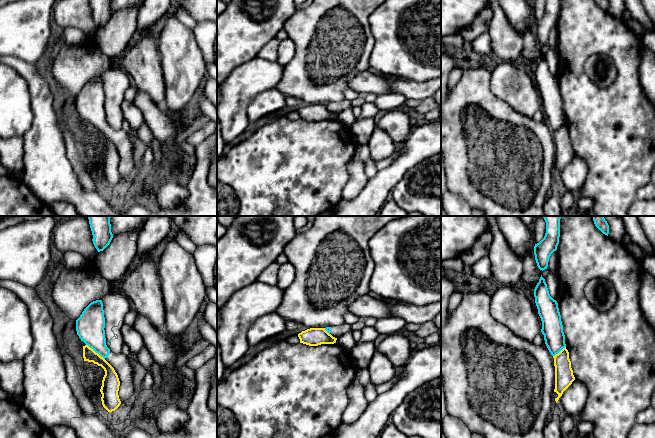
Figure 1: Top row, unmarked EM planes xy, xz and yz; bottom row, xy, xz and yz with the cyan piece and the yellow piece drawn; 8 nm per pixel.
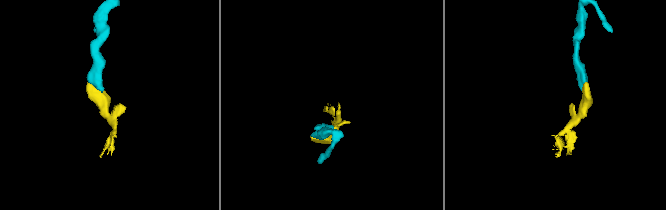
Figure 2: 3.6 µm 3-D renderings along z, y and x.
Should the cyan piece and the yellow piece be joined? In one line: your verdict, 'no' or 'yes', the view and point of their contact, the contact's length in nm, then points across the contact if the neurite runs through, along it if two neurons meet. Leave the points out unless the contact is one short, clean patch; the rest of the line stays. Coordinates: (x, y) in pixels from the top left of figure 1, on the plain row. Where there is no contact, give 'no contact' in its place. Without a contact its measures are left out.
no | xy (95, 127) | 200 nm | along xy (86, 120), (104, 135)

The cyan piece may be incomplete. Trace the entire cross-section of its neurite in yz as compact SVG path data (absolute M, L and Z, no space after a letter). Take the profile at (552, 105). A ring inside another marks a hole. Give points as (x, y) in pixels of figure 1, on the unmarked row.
M542 51L534 65L534 73L542 97L541 108L544 111L545 120L551 131L555 132L566 123L565 111L558 79L550 72Z

